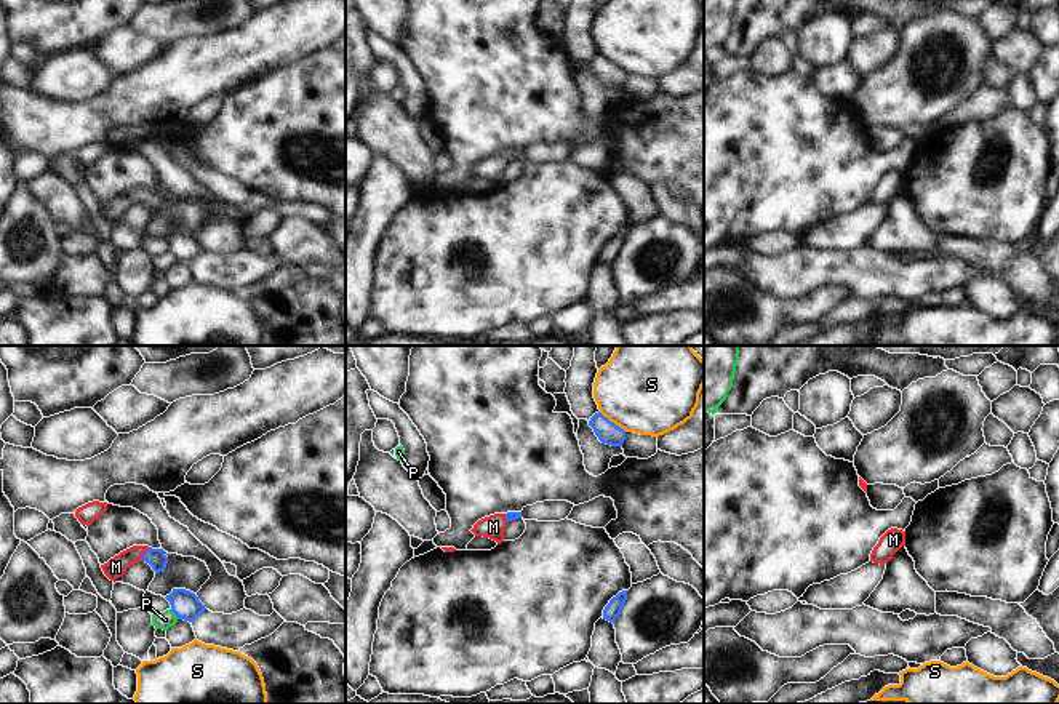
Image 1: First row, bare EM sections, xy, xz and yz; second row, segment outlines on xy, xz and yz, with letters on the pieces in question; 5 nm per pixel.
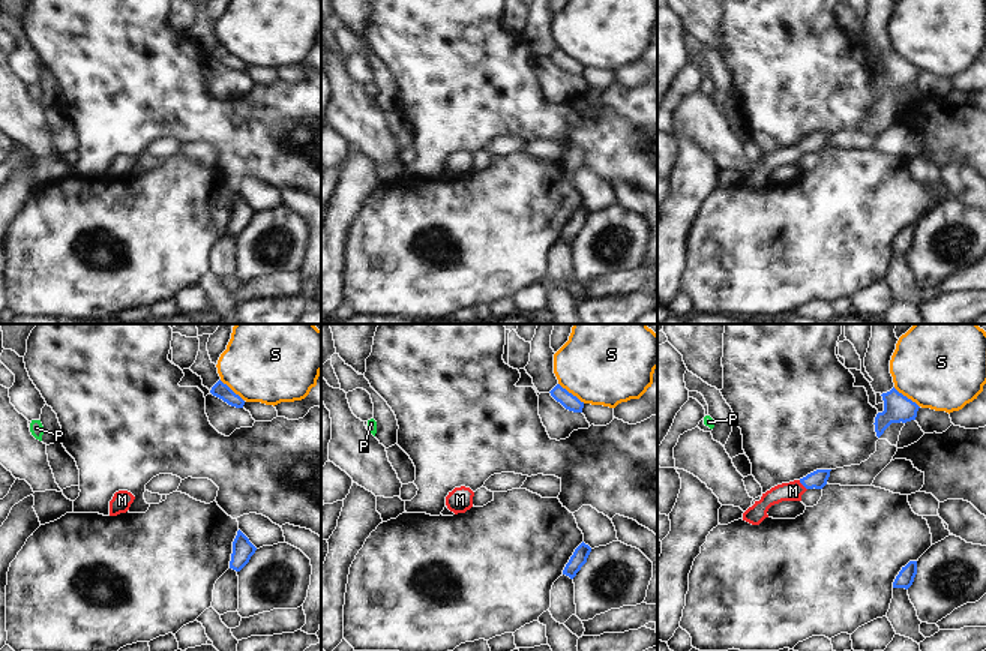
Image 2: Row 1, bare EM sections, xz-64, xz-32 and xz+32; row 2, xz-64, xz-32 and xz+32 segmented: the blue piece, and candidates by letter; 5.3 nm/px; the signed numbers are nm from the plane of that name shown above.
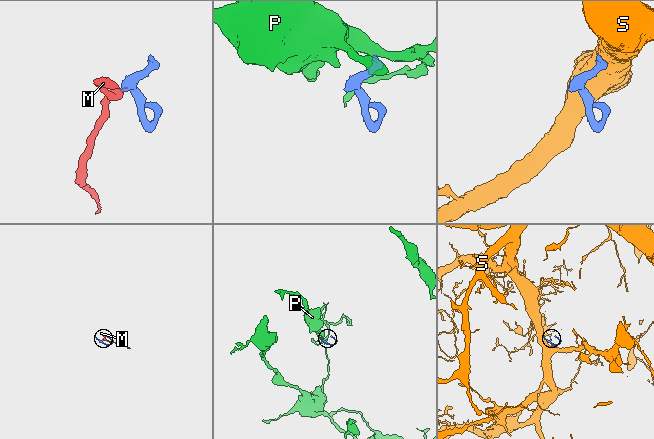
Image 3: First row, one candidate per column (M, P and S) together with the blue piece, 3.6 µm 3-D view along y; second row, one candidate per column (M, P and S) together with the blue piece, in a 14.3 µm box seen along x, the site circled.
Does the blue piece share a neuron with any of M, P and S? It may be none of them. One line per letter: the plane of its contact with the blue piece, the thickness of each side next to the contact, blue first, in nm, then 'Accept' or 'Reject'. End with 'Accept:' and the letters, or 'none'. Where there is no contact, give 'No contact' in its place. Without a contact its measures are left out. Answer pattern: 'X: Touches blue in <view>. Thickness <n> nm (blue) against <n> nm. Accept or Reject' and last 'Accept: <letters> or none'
M: Touches blue in xy. Thickness 100 nm (blue) against 100 nm. Accept
P: Touches blue in xy. Thickness 140 nm (blue) against 90 nm. Reject
S: Touches blue in xz. Thickness 110 nm (blue) against 380 nm. Reject
Accept: M

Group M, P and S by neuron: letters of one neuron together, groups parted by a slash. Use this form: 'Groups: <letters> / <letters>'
Groups: M / P / S

